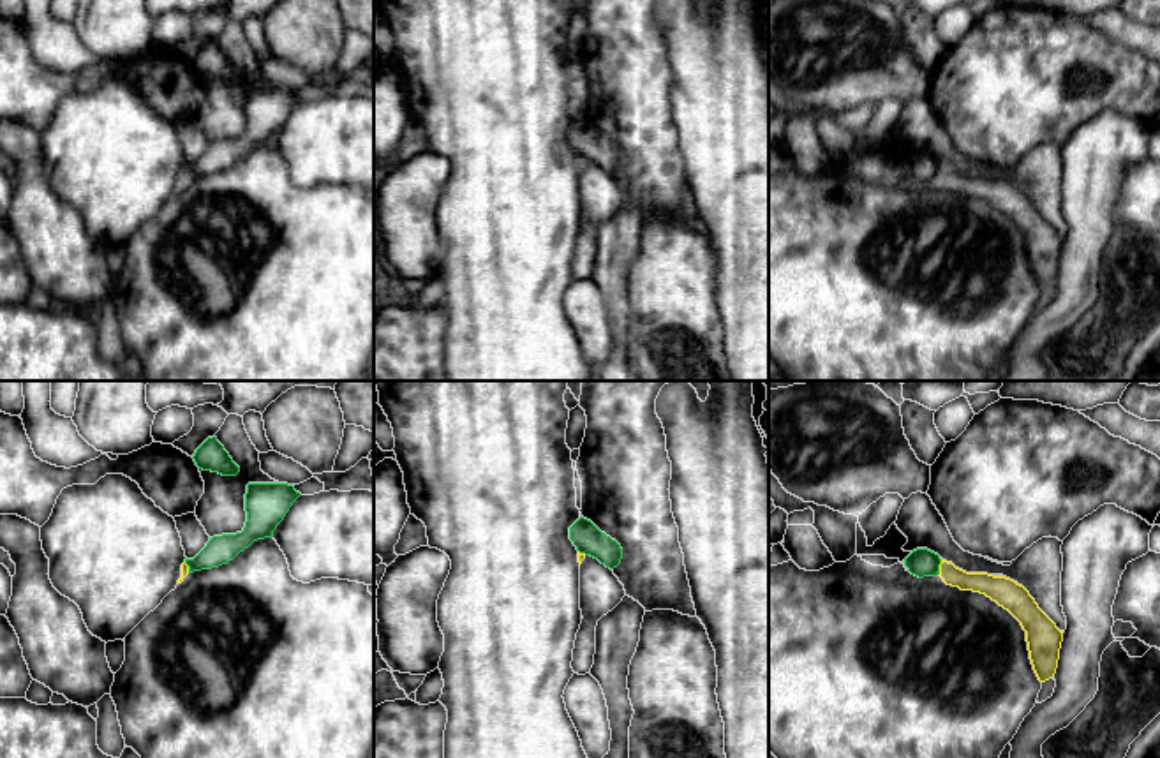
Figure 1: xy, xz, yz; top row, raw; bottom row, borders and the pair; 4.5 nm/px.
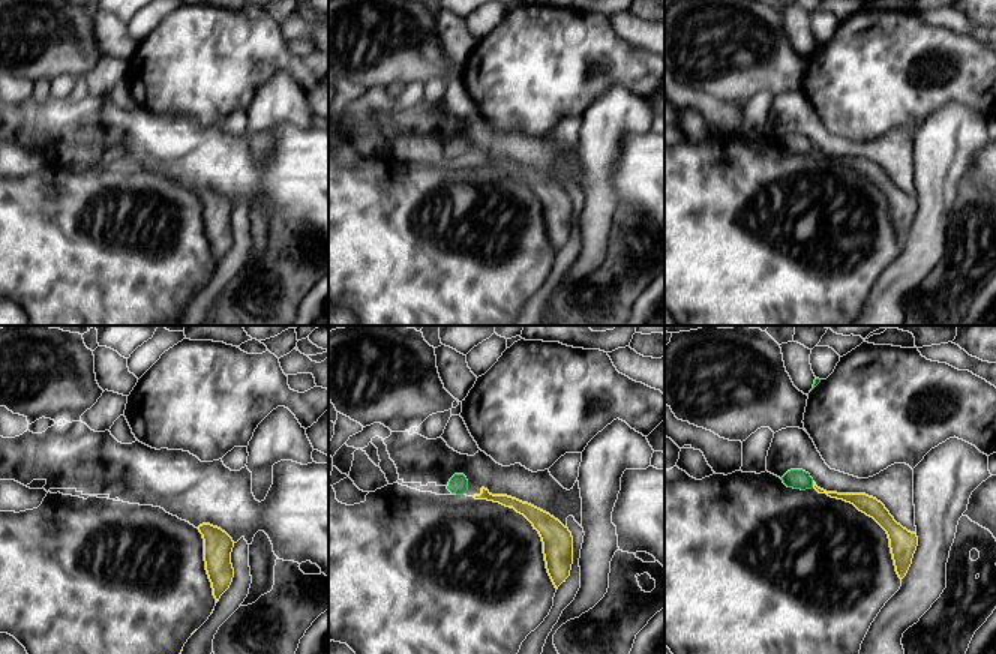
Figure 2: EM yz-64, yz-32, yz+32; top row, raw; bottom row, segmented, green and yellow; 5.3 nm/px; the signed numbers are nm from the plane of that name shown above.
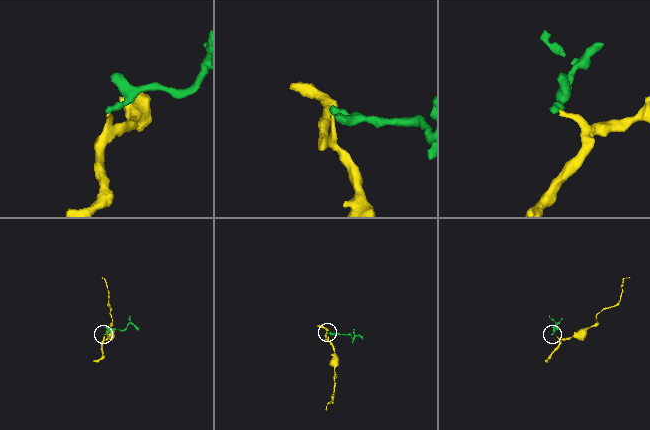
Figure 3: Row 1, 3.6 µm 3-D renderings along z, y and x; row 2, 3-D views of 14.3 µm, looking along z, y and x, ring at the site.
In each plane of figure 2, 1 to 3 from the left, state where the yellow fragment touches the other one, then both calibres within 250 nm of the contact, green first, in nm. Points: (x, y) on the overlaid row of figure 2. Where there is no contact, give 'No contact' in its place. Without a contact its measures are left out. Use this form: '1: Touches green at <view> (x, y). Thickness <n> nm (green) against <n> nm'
1: No contact
2: No contact
3: Touches green at yz+32 (812, 485). Thickness 110 nm (green) against 60 nm

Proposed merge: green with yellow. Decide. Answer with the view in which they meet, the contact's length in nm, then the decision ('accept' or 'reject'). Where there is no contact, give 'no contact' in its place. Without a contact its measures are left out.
yz | 70 nm | reject

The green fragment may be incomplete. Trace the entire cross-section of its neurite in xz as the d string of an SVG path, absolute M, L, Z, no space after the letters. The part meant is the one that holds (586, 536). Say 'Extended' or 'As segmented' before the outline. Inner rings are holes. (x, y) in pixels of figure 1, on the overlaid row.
As segmented. M580 516L569 527L569 539L580 554L598 559L606 568L613 569L621 564L622 548L621 545L601 532L591 520Z

